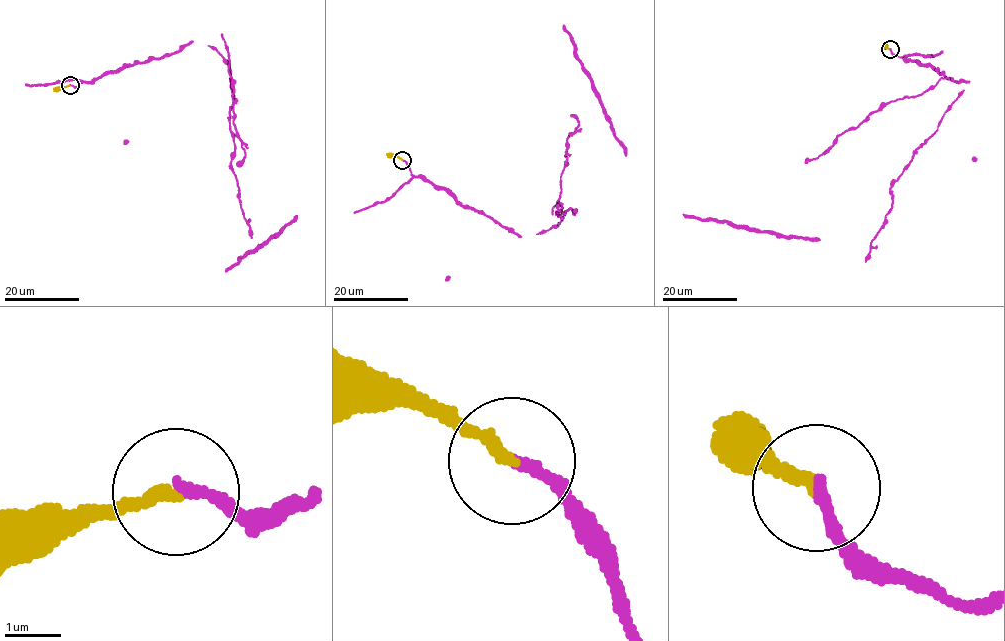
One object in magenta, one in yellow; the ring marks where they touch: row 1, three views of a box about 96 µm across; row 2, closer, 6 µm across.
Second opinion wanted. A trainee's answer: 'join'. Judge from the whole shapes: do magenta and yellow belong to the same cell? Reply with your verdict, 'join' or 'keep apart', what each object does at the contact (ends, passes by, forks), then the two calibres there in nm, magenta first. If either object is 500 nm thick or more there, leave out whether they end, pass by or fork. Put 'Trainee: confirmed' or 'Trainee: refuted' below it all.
join; magenta ends there; yellow ends there; 200 nm thick on the magenta side, 220 nm on the other
Trainee: confirmed

